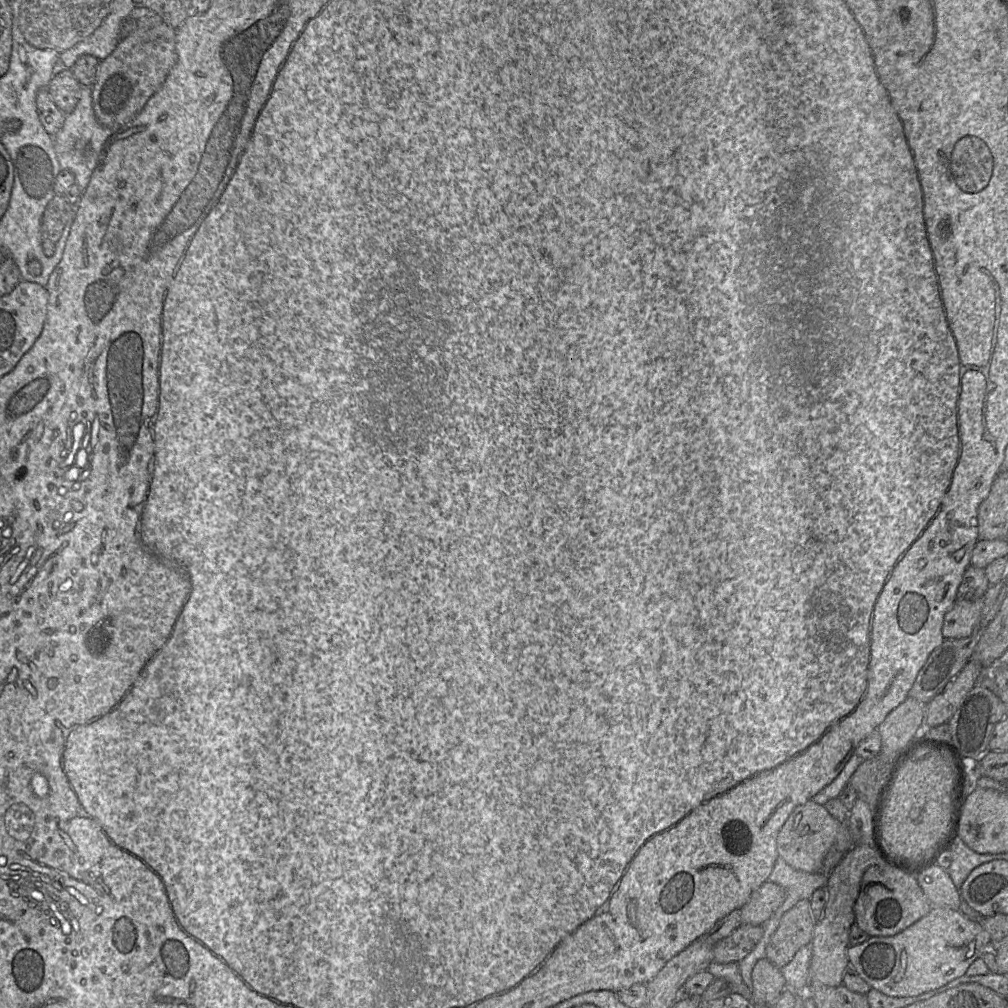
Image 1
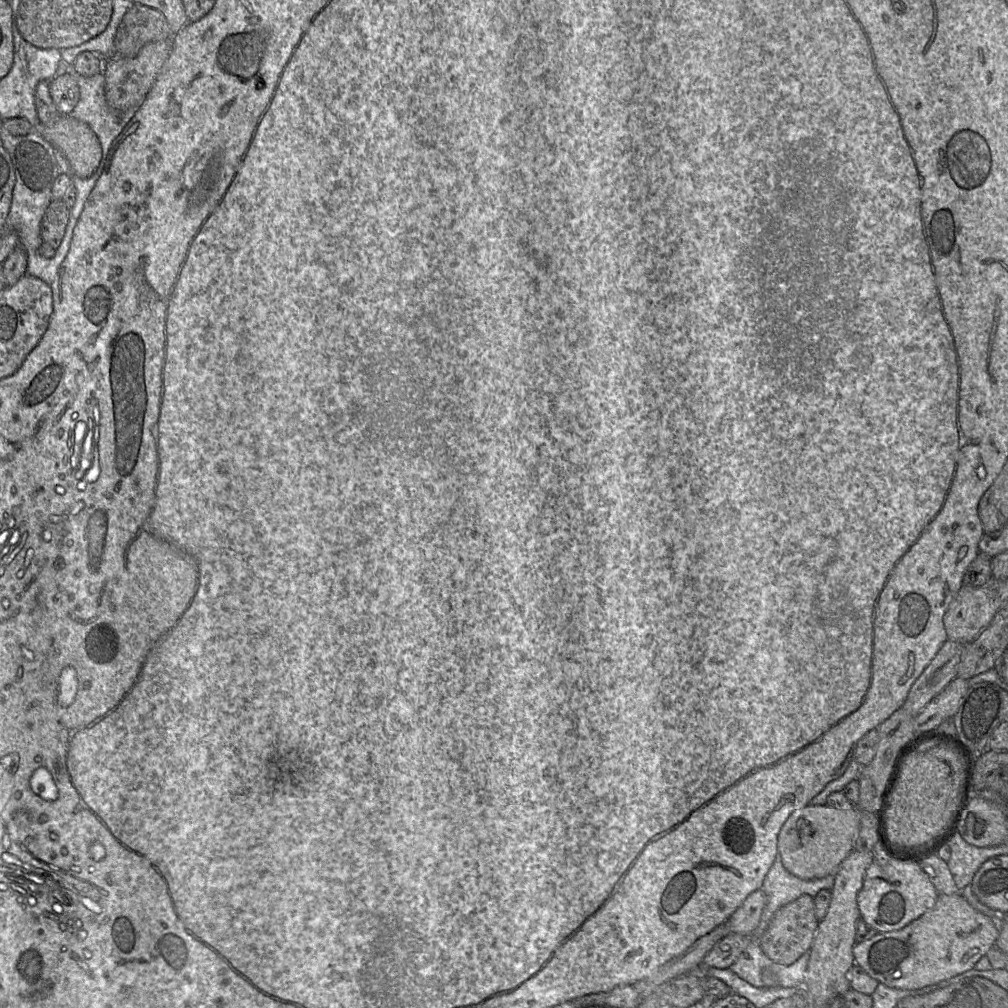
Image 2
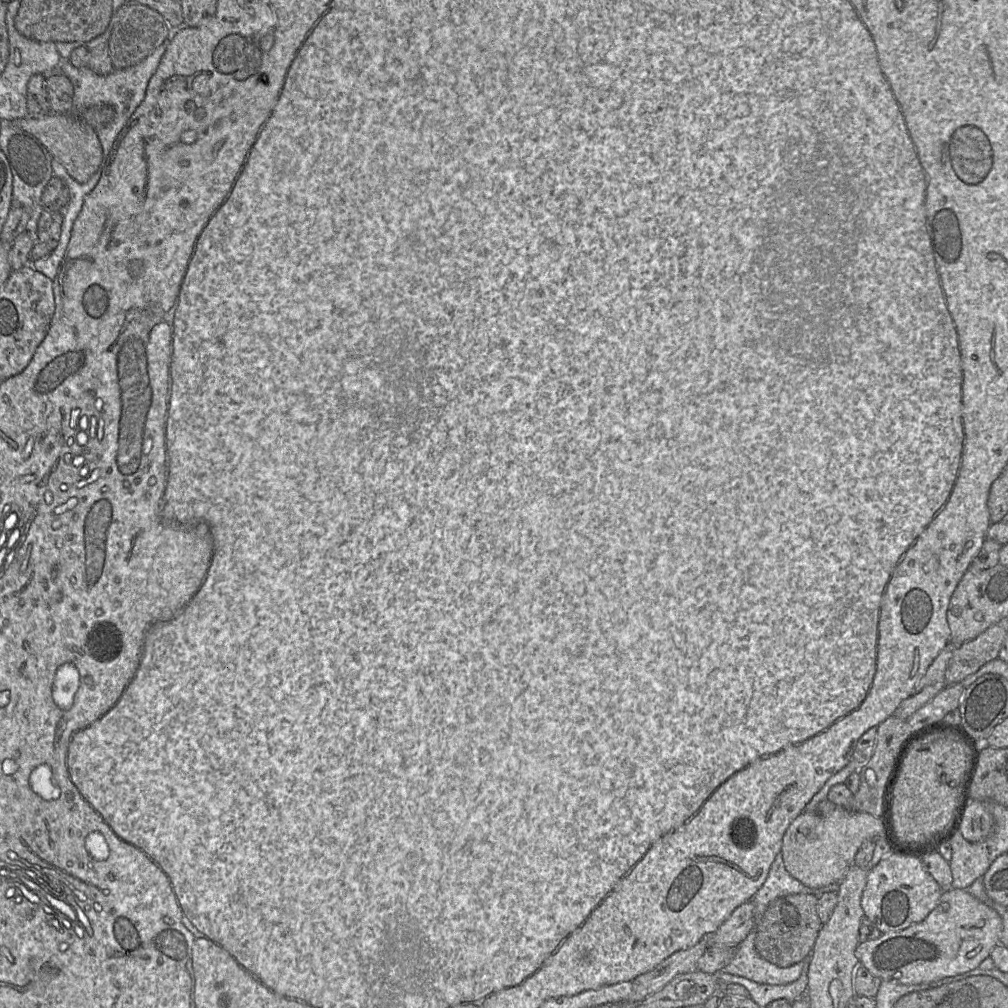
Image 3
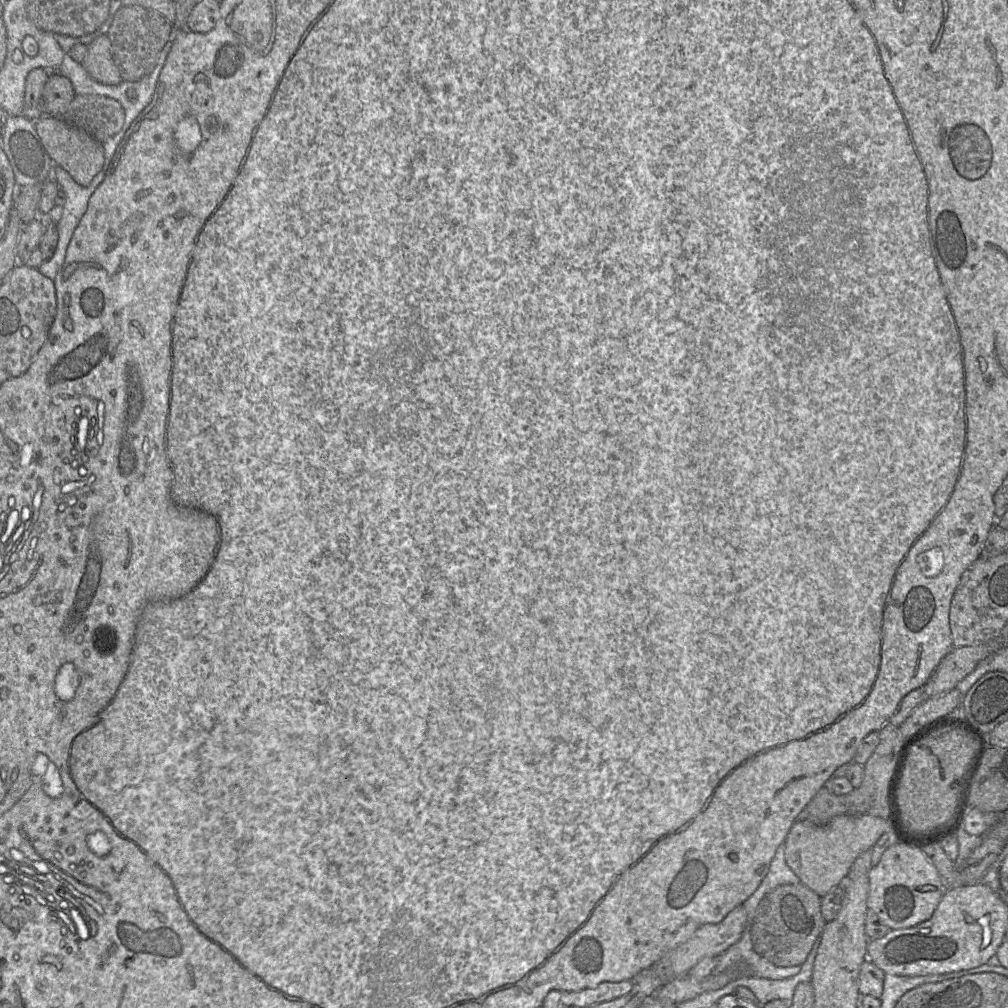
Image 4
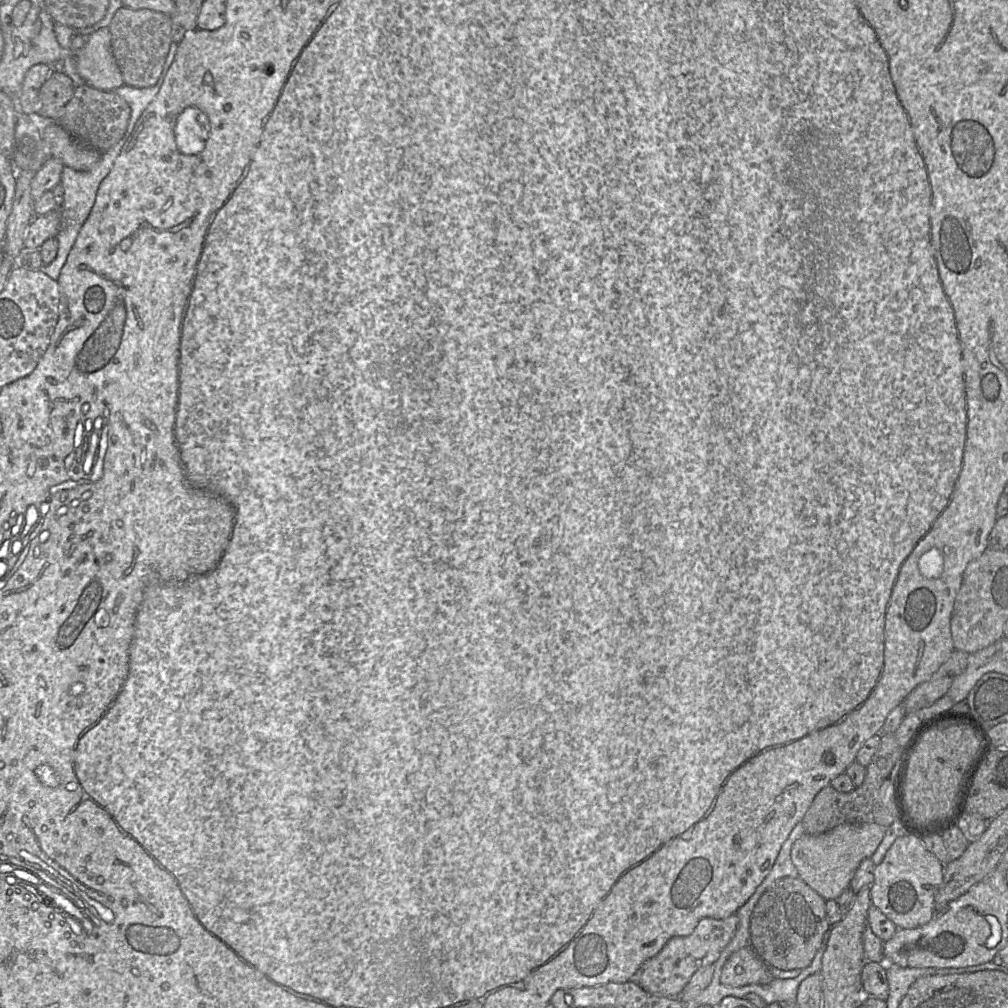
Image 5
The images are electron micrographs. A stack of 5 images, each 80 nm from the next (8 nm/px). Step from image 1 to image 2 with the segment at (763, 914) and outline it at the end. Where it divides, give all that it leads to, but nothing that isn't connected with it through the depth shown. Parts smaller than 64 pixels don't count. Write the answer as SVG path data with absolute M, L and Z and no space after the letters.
M758 889L752 892L725 922L730 933L751 935L759 925L767 896Z

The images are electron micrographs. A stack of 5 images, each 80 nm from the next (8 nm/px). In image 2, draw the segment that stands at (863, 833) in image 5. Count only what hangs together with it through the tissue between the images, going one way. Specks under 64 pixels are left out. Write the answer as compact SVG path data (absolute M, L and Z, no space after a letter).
M806 805L805 807L801 809L795 810L786 820L786 822L783 824L779 834L778 834L778 853L781 856L782 863L784 867L793 875L804 879L804 880L811 880L811 879L819 879L823 878L827 875L833 874L835 875L838 867L842 863L842 861L853 851L854 845L856 842L856 839L859 834L859 828L860 828L860 811L853 807L851 809L836 809L833 807L830 807L828 805Z

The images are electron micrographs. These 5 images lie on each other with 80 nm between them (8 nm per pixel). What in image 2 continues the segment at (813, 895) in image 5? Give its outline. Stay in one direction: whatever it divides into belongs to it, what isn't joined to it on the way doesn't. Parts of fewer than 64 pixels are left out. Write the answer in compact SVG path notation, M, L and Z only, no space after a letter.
M804 894L779 908L761 936L760 946L764 954L777 964L791 965L809 951L819 924L815 914L814 898Z

